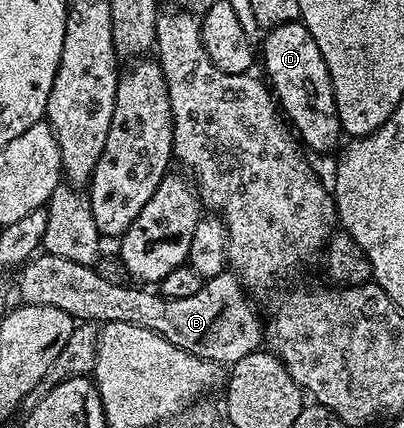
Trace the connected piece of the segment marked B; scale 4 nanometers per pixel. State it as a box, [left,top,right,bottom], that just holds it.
[17,254,262,366]

